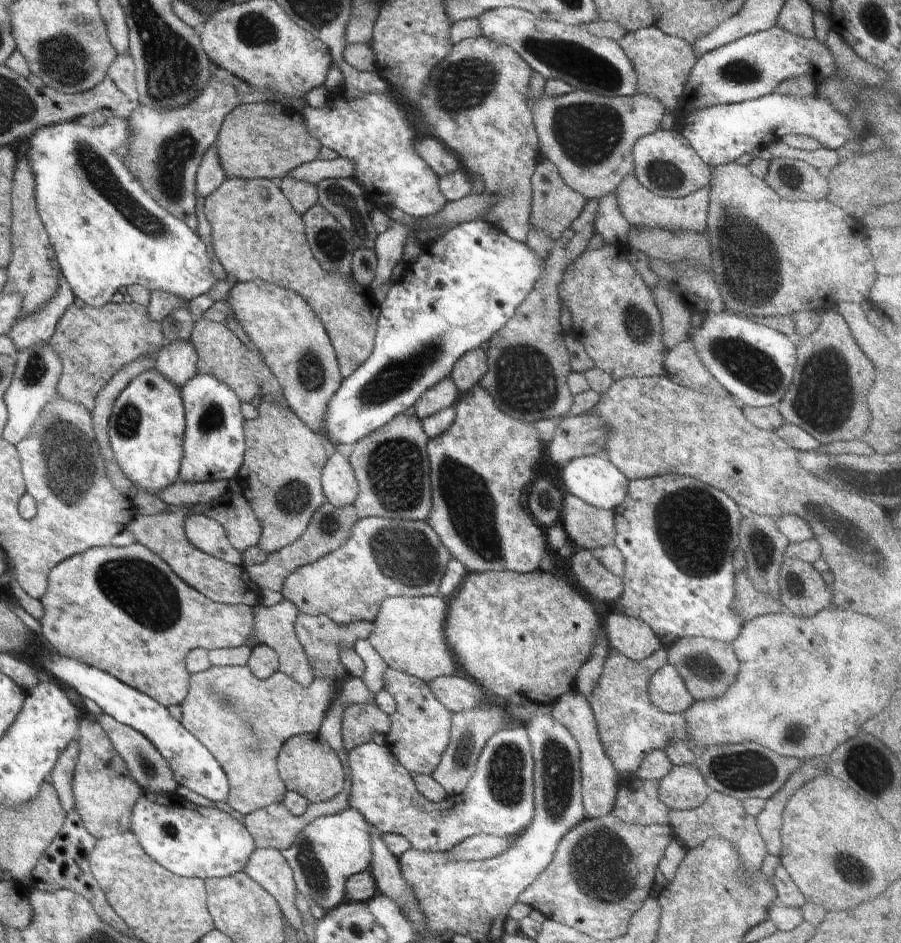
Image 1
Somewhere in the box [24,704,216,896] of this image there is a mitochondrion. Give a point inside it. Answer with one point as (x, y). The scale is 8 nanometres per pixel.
(147, 767)

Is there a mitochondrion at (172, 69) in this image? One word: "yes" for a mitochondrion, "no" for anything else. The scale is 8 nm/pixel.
yes

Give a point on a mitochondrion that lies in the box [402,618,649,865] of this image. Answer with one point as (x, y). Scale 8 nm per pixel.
(558, 776)

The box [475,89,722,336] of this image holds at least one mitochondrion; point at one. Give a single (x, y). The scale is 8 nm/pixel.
(587, 132)

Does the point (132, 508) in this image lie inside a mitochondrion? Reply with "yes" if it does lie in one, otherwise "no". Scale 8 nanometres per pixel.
no

